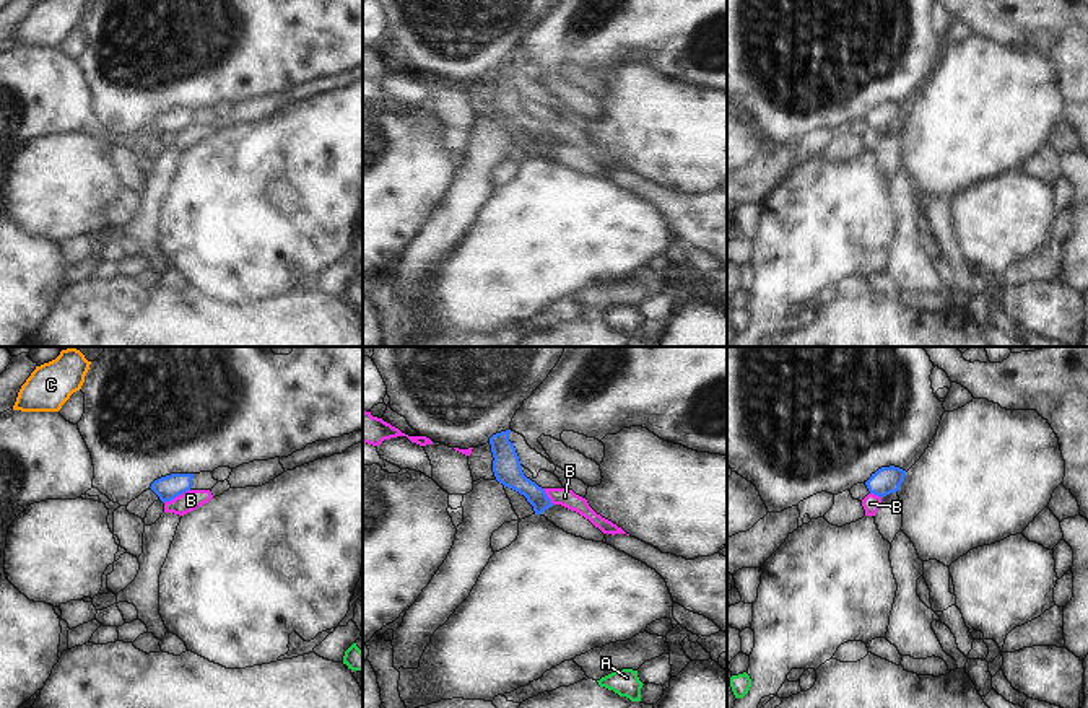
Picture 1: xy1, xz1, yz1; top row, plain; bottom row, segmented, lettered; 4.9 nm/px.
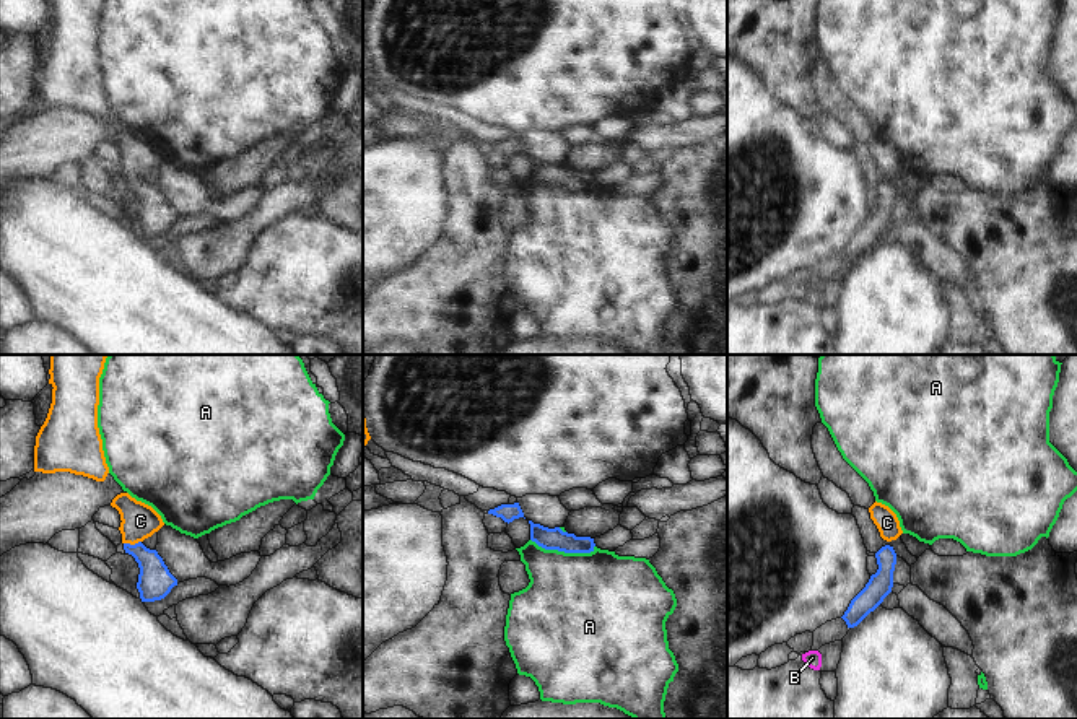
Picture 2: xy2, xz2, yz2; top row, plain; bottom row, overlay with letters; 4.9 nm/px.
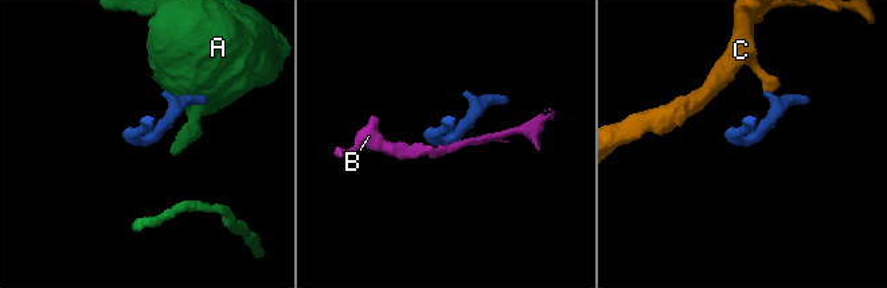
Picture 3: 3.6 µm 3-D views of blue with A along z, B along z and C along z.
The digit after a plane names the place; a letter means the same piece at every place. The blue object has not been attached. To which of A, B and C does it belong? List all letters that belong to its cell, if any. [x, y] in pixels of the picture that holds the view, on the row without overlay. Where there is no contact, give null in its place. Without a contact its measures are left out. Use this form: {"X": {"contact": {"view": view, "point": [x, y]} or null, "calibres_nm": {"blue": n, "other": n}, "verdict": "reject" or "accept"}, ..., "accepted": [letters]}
{"A": {"contact": {"view": "xz2", "point": [563, 186]}, "calibres_nm": {"blue": 110, "other": 460}, "verdict": "reject"}, "B": {"contact": {"view": "xy1", "point": [176, 131]}, "calibres_nm": {"blue": 120, "other": 100}, "verdict": "reject"}, "C": {"contact": {"view": "xy2", "point": [132, 181]}, "calibres_nm": {"blue": 170, "other": 180}, "verdict": "accept"}, "accepted": ["C"]}

